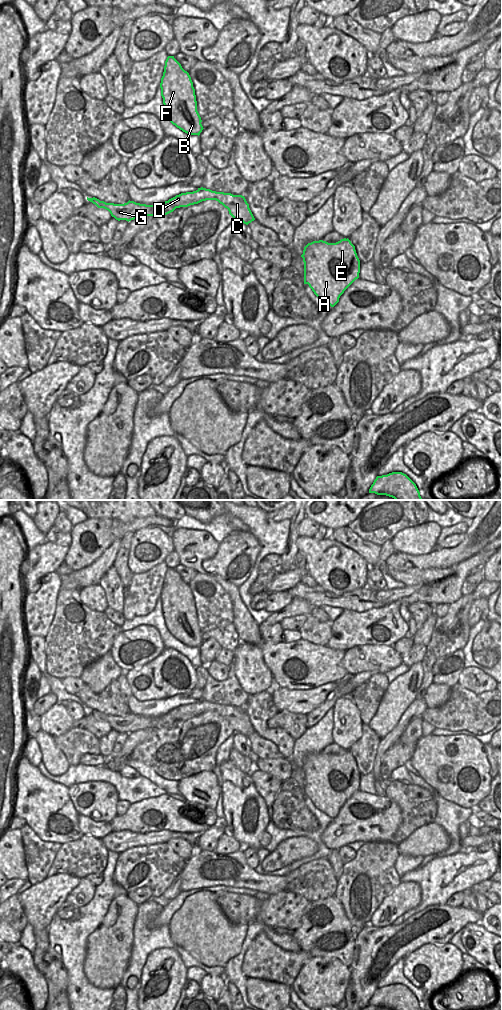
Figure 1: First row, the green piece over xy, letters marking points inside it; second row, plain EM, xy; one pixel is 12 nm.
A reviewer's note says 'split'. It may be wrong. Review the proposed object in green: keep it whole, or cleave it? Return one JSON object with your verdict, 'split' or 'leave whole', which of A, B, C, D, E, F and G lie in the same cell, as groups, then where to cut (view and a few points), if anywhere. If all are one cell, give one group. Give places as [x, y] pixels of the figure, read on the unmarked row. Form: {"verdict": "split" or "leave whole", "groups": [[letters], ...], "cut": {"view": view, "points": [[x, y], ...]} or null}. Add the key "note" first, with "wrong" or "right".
{"note": "wrong", "verdict": "leave whole", "groups": [["A", "B", "C", "D", "E", "F", "G"]], "cut": null}

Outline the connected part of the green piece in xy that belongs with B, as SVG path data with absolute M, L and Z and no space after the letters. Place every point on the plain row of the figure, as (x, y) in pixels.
M168 568L165 573L160 600L170 634L189 647L199 648L204 640L197 623L193 594L174 568Z

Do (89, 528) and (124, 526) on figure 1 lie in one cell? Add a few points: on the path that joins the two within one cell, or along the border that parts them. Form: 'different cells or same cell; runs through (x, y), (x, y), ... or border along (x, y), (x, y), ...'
different cells; border along (97, 519), (103, 527), (110, 529), (115, 539)

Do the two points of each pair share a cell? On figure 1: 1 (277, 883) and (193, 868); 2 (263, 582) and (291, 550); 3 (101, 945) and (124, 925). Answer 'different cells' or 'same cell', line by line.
1: same cell
2: different cells
3: same cell

